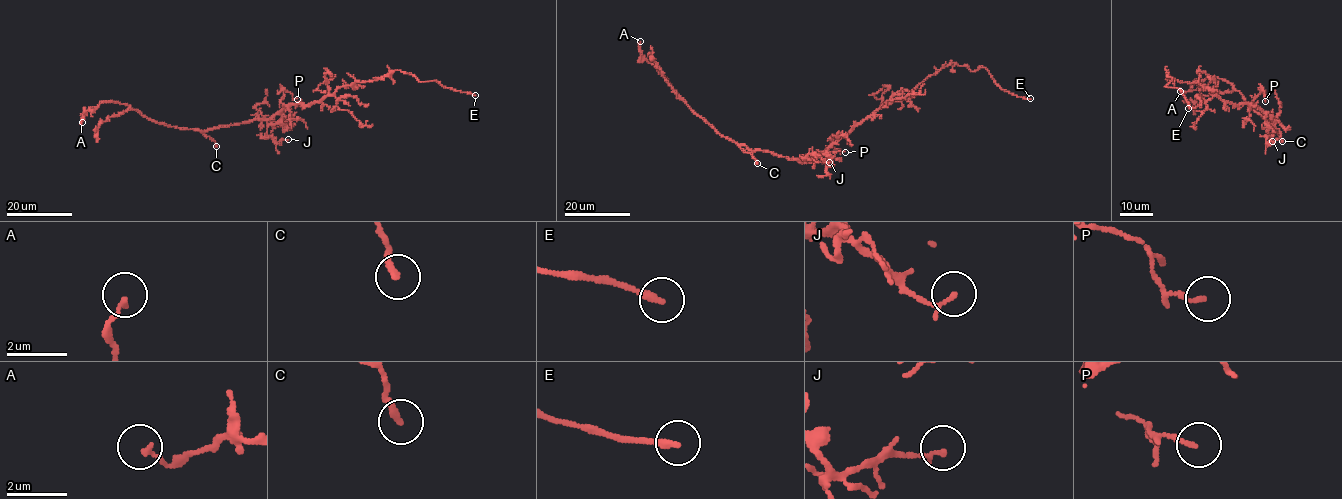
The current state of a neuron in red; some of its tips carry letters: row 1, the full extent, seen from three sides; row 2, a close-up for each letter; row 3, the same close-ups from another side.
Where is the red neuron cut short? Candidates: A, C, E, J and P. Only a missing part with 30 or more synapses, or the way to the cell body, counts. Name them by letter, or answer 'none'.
E

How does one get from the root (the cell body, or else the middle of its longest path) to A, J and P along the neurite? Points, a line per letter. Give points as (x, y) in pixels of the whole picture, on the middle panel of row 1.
A: (826, 149), (813, 157), (790, 159), (752, 151), (721, 136), (694, 113), (658, 69), (640, 59), (640, 41)
J: (826, 149), (808, 158), (811, 153), (829, 162)
P: (826, 149), (837, 140), (834, 136), (829, 139), (833, 147), (845, 152)

